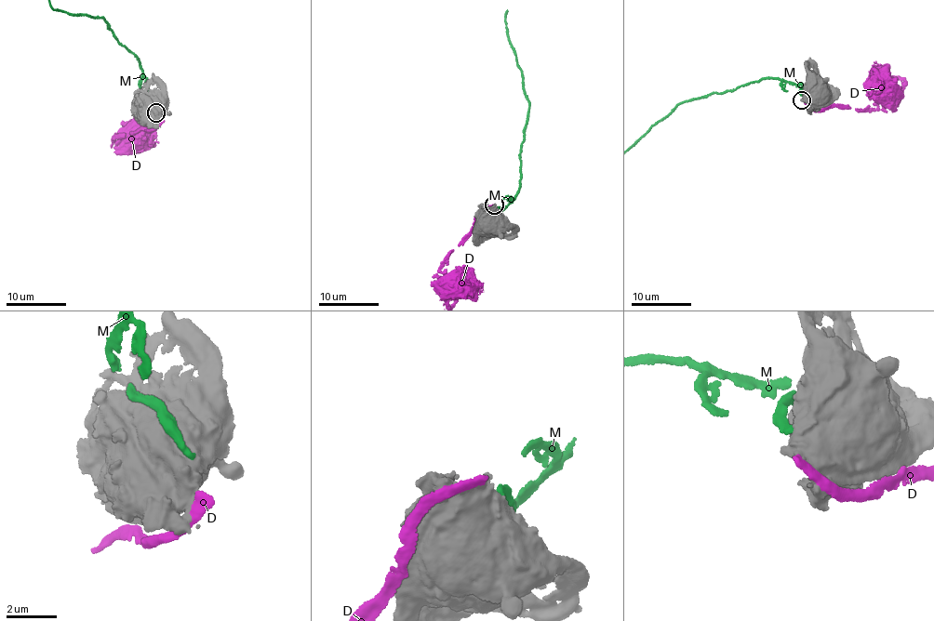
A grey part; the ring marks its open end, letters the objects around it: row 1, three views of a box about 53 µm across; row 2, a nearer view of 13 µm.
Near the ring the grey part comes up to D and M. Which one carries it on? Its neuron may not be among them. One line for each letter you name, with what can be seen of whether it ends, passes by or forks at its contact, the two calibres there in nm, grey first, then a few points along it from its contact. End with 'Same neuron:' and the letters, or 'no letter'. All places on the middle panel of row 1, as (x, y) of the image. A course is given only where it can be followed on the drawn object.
Same neuron: no letter

